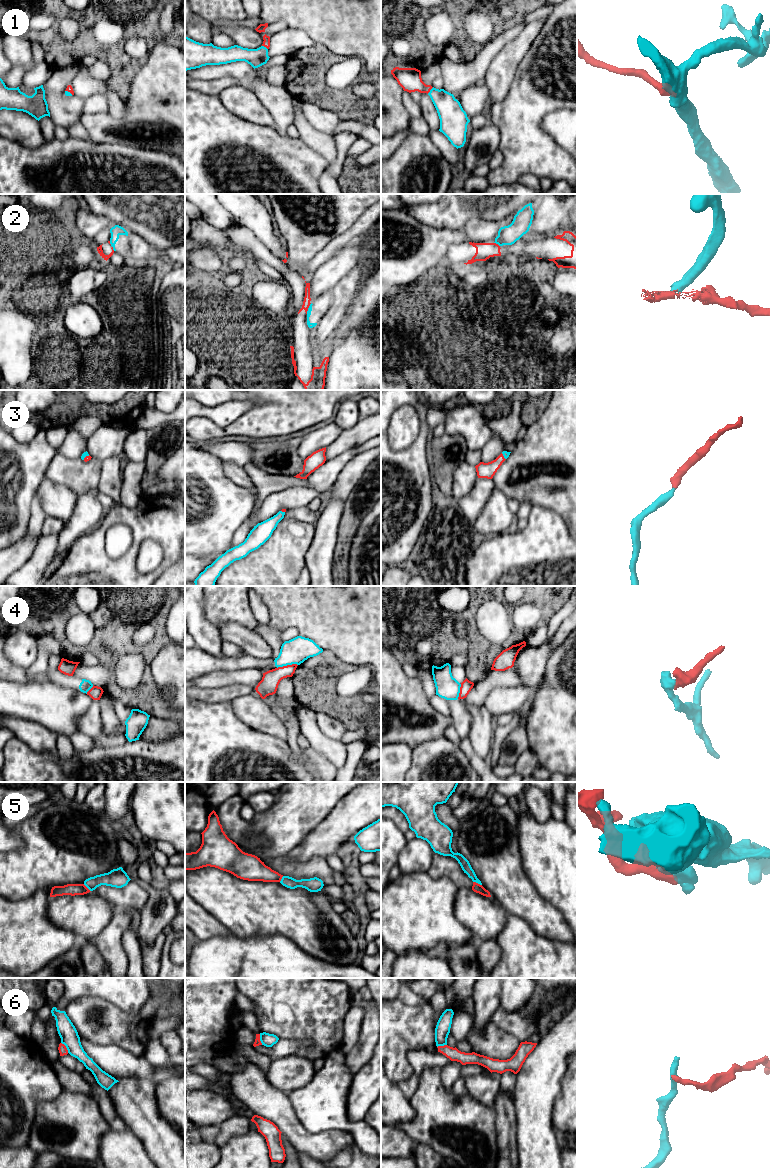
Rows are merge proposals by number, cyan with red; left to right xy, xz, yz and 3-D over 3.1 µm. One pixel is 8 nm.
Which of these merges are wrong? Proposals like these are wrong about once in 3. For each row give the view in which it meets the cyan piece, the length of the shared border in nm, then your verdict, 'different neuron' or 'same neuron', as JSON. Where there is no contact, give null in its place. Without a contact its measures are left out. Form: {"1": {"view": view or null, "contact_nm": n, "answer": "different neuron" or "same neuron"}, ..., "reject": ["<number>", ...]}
{"1": {"view": "yz", "contact_nm": 80, "answer": "same neuron"}, "2": {"view": "xz", "contact_nm": 100, "answer": "different neuron"}, "3": {"view": "xy", "contact_nm": 70, "answer": "same neuron"}, "4": {"view": "xz", "contact_nm": 170, "answer": "different neuron"}, "5": {"view": "yz", "contact_nm": 80, "answer": "different neuron"}, "6": {"view": "xy", "contact_nm": 110, "answer": "different neuron"}, "reject": ["2", "4", "5", "6"]}

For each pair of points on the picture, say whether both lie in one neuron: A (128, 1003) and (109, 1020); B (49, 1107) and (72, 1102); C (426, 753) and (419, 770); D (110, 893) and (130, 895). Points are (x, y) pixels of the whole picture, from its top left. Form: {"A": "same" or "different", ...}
{"A": "different", "B": "same", "C": "same", "D": "same"}

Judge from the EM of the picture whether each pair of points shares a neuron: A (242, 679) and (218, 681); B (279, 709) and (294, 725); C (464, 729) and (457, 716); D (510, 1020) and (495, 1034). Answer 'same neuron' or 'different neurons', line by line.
A: same neuron
B: same neuron
C: same neuron
D: different neurons

